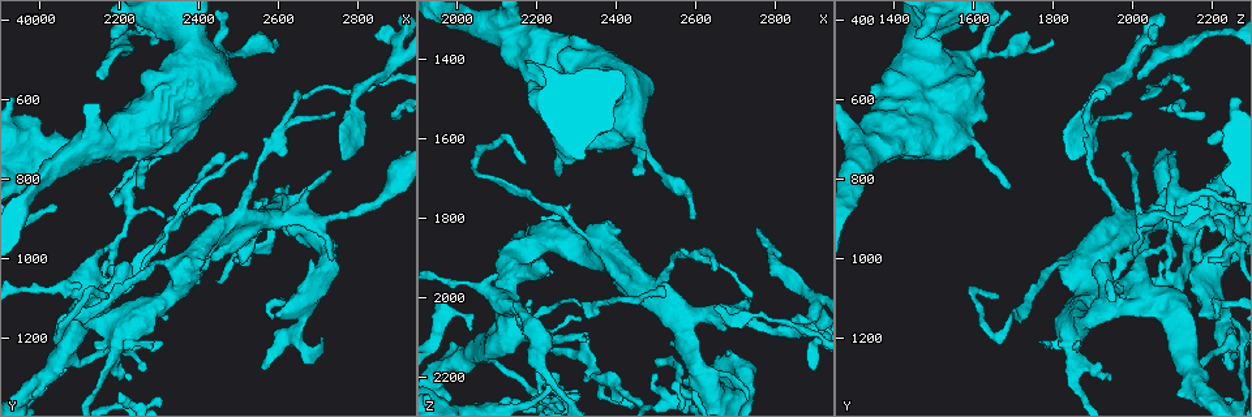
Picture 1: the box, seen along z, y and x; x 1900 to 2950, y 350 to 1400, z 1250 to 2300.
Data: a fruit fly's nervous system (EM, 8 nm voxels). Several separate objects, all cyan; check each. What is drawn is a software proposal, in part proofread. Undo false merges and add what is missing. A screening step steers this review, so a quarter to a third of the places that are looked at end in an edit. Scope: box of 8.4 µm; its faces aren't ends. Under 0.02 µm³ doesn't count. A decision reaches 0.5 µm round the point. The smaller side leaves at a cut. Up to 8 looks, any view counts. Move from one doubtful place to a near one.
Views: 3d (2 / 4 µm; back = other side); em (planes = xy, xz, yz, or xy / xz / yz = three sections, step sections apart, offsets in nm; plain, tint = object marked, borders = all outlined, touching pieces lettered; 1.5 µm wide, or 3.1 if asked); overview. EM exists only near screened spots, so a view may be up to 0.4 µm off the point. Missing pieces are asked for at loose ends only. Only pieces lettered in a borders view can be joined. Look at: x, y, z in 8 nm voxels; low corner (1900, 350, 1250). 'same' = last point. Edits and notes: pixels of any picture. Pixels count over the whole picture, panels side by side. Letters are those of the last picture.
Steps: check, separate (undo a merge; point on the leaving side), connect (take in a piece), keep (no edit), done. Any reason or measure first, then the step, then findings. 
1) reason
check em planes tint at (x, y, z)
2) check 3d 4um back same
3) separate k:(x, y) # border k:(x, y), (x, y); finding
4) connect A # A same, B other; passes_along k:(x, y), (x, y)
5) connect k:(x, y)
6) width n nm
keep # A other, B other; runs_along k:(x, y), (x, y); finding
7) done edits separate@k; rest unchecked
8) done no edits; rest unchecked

check 3d 4um at (2305, 1225, 2245)

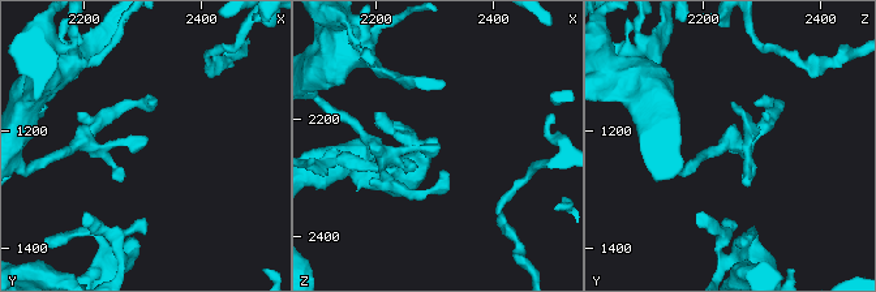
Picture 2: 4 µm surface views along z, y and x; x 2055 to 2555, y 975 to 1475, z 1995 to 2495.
shape alone is not enough
check em planes plain at (2310, 1215, 2245)

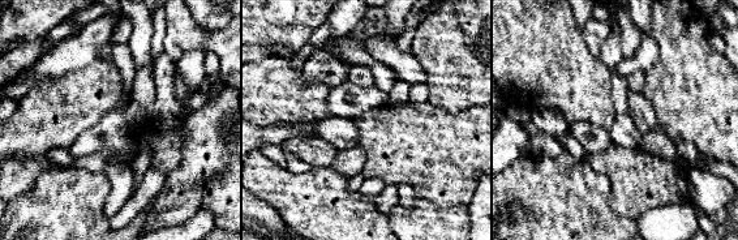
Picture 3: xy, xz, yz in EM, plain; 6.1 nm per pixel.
see the neighbours
check em planes borders same

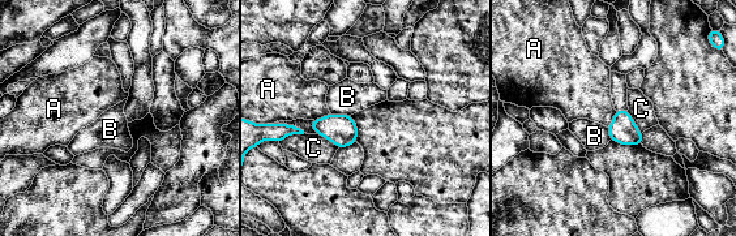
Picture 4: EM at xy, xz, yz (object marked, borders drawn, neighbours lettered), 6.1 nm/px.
keep # A other, B other, C other; no lettered piece goes on from it

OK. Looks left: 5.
an open end
check em xz step 4 tint at (2160, 550, 2015)

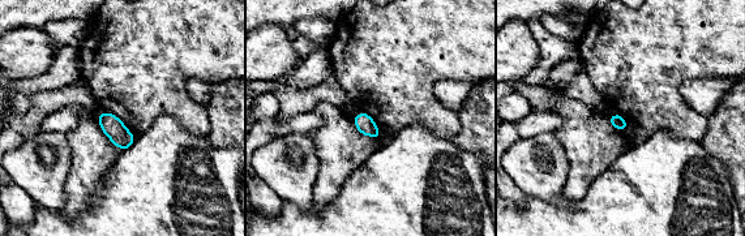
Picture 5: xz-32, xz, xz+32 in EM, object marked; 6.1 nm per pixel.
another direction
check em planes borders same

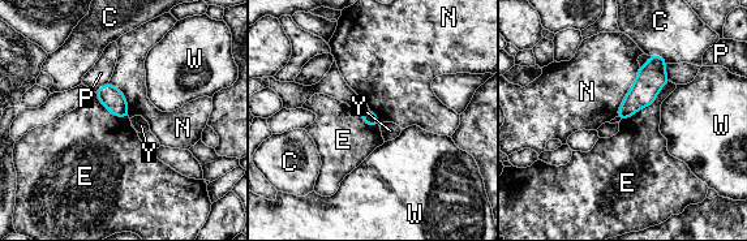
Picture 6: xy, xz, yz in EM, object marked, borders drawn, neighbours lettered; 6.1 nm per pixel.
longest_contact E 380 nm
keep # C other, E other, N other, P other, W other, Y other; border 6:(640, 68), (617, 116); no lettered piece goes on from it

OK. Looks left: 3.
check em yz step 4 borders at (2175, 1275, 1845)

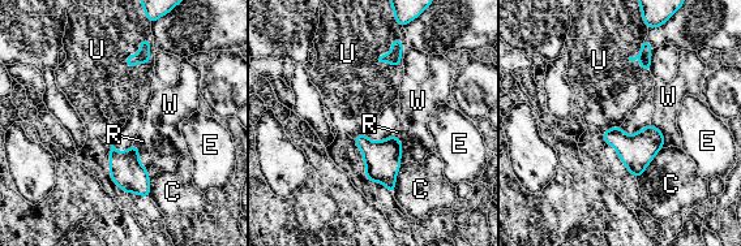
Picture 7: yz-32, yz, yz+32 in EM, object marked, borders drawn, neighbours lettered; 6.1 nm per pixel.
check em planes borders same

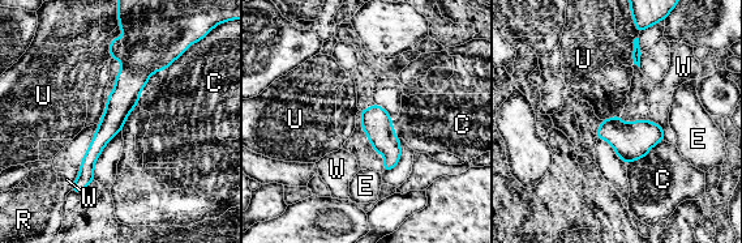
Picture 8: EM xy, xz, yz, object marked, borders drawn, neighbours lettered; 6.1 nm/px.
width 170 nm
keep # C other, E other, R other, U other, W other; runs_along 8:(123, 46), (127, 93), (74, 188); continuous, no second neuron

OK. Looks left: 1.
done no edits; rest unchecked

